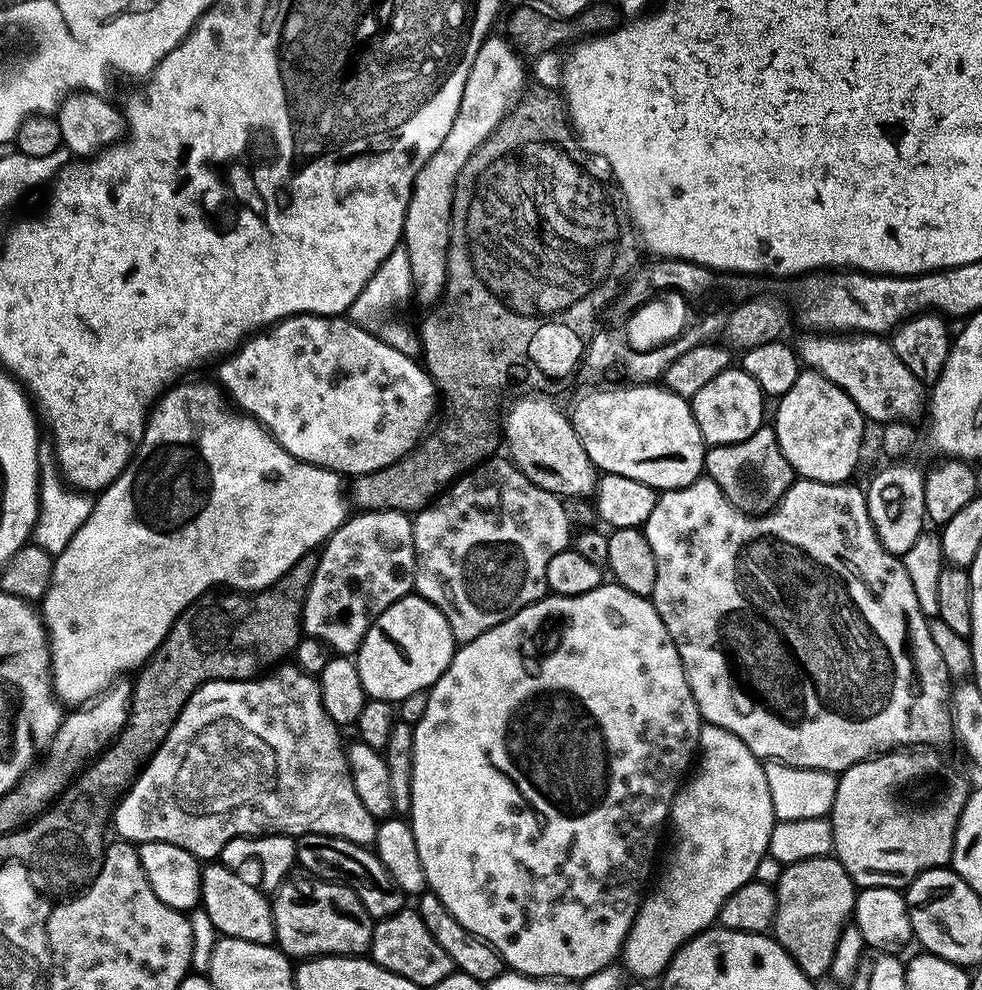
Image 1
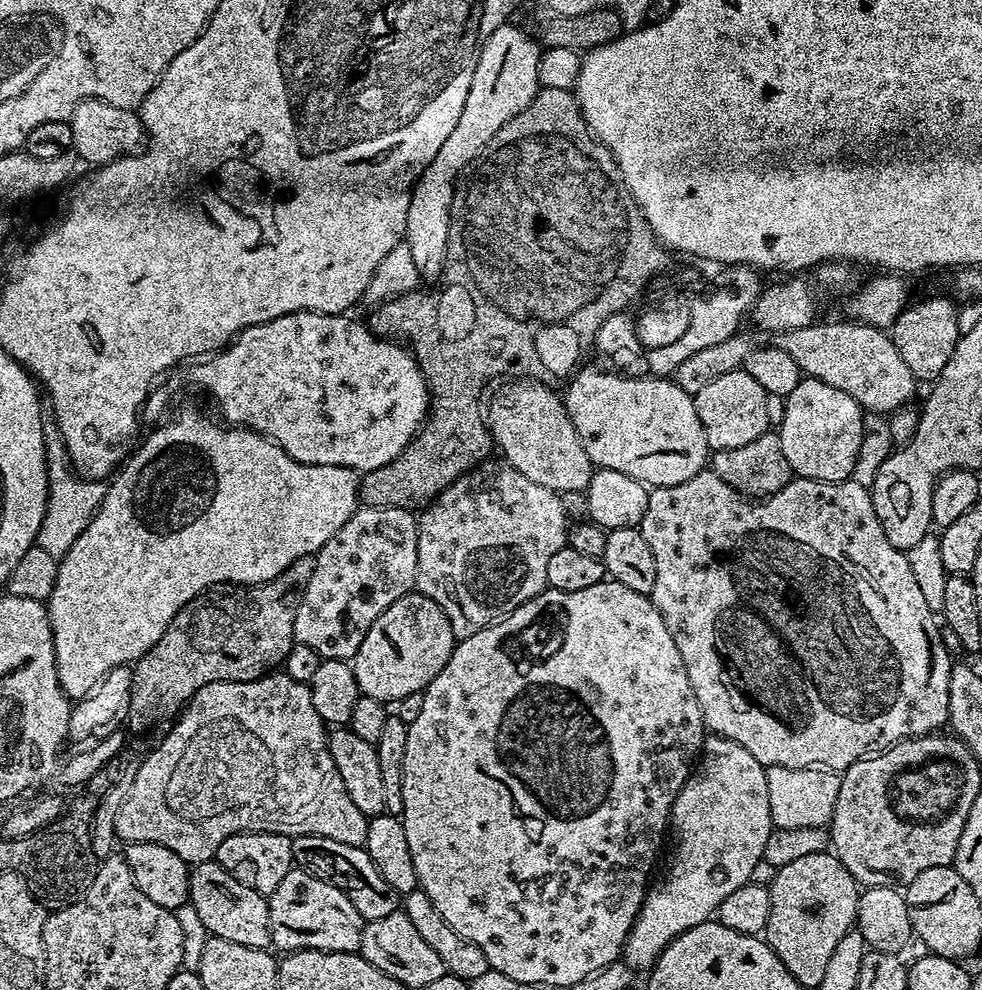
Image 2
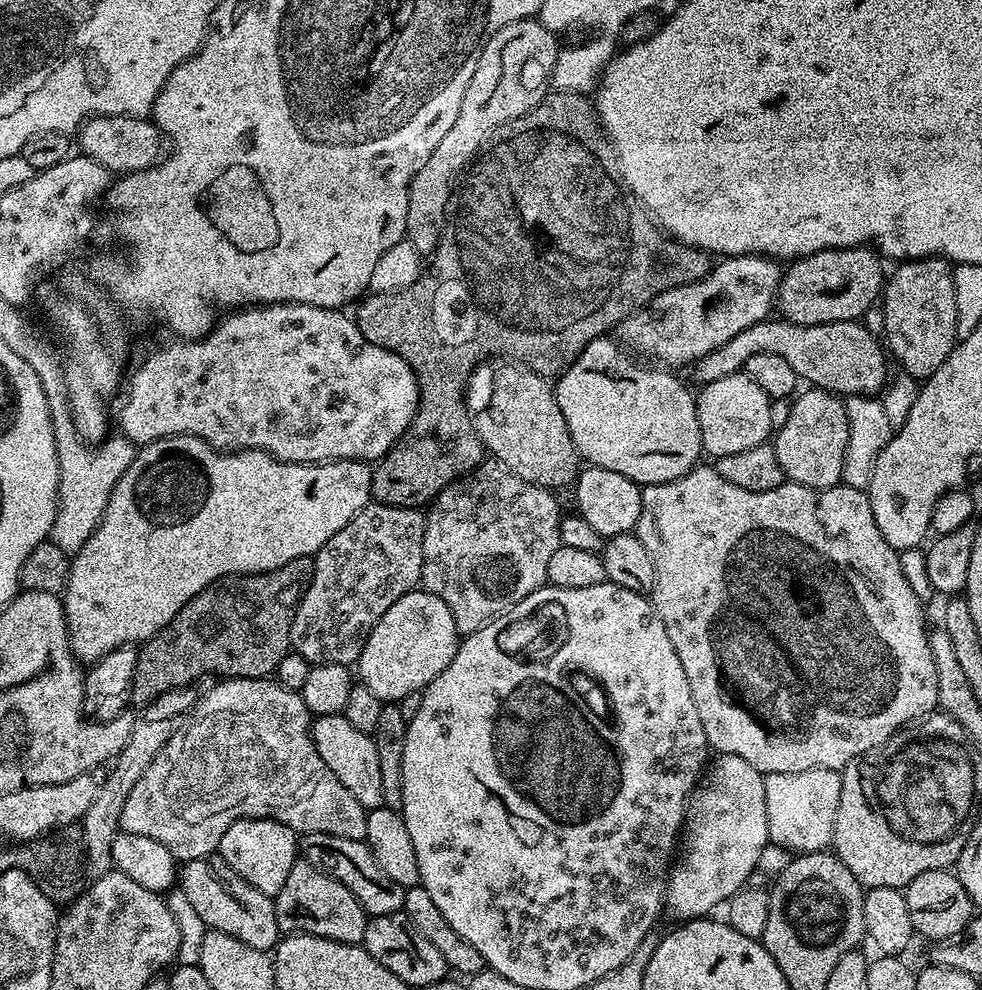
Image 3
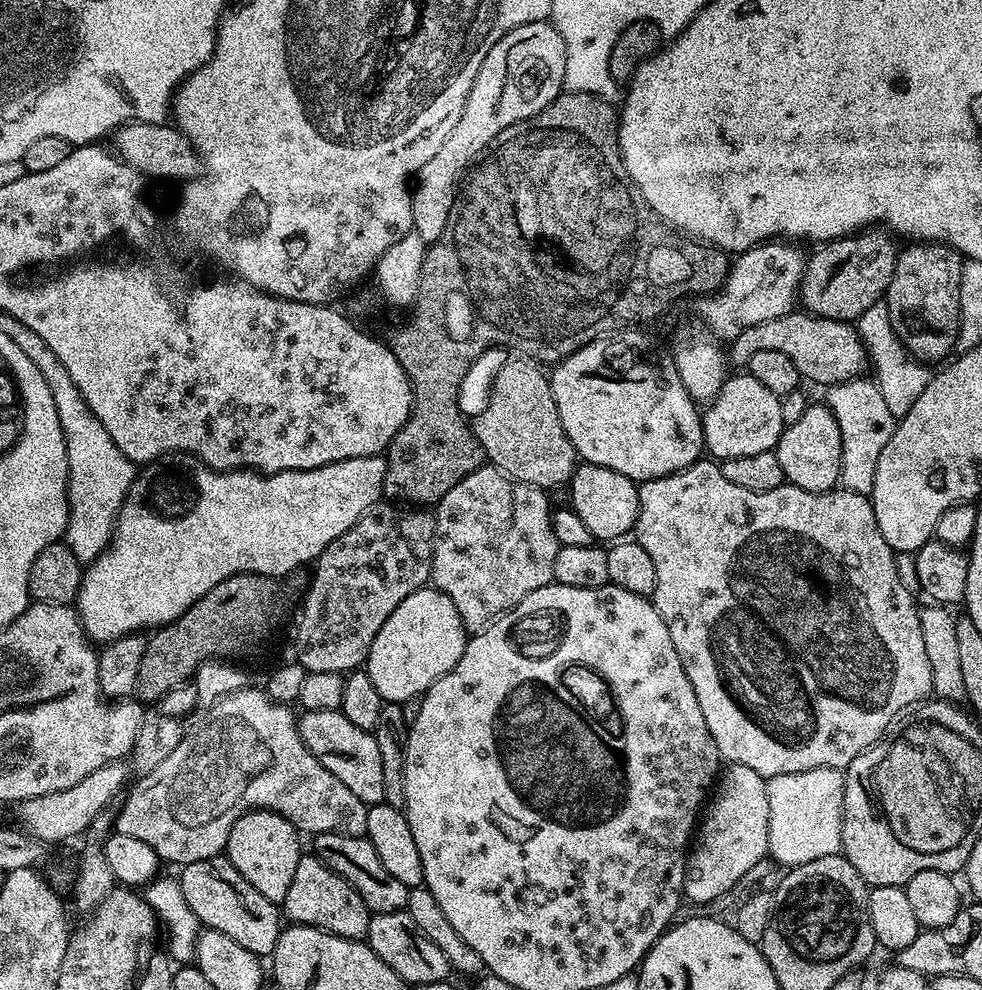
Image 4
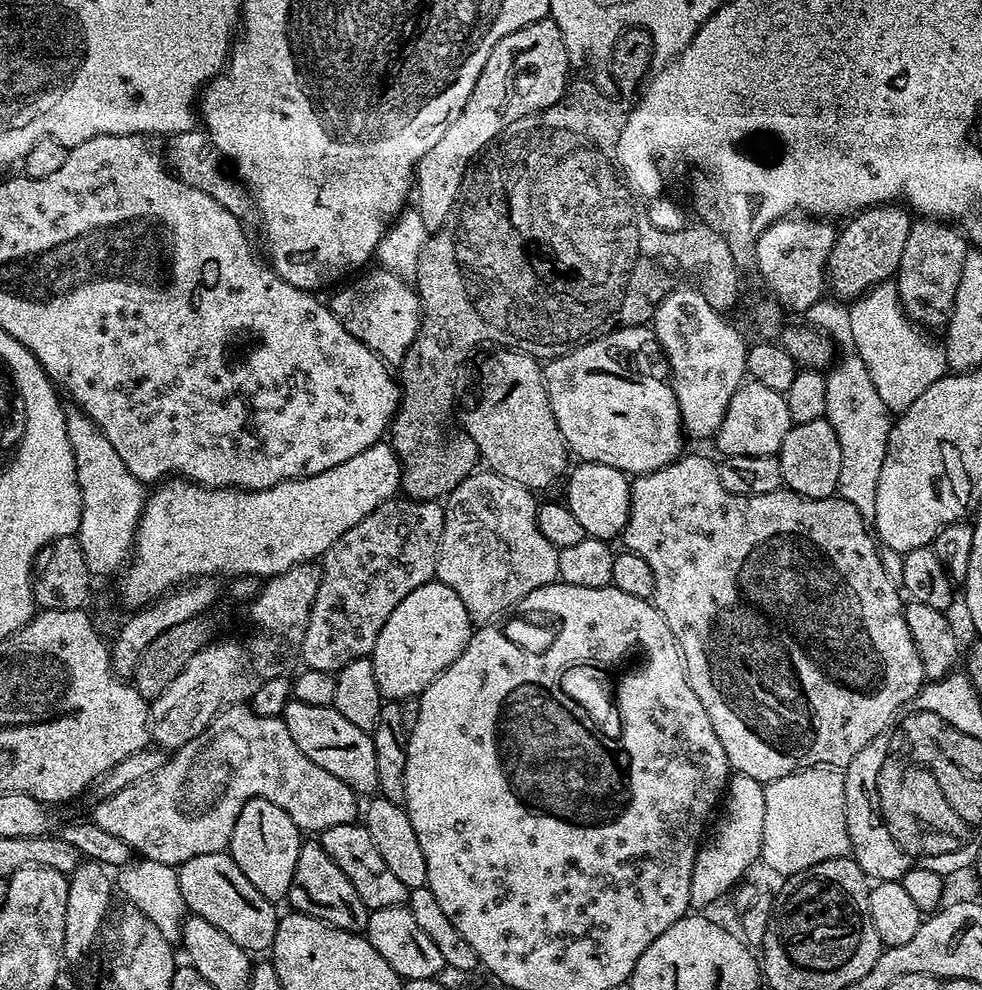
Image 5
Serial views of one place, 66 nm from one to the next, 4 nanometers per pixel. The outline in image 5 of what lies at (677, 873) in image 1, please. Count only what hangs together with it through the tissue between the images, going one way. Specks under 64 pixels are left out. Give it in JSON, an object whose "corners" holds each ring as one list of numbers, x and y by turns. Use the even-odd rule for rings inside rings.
{"corners":[[735,773,729,779,727,789,722,797,722,807,719,809,718,819,715,821,716,829,714,829,714,824,710,835,701,843,696,855,694,874,690,882,690,898,693,909,704,910,707,904,722,899,728,891,729,895,745,879,744,871,752,863,757,863,760,860,762,826,765,822,766,794,764,785,746,774]]}

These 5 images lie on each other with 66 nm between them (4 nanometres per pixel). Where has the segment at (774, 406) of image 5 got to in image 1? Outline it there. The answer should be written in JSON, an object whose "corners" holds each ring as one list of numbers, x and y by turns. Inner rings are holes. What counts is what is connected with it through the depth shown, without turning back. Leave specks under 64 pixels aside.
{"corners":[[730,366,725,372,711,376,690,398,692,413,698,422,698,430,709,445,733,444,745,440,764,423,763,390,739,366]]}

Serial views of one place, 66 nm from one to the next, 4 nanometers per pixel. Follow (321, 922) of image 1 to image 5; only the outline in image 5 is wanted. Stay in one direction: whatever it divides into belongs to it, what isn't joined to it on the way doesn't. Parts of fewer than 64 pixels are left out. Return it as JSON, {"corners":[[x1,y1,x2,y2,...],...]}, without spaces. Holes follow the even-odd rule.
{"corners":[[319,842,301,843,298,866,294,866,294,882,290,886,286,900,287,903,292,903,291,907,295,911,305,912,307,916,318,918,338,930,363,933,368,927,369,908,362,902,362,898,358,898,358,890,354,890,354,886,350,886,350,878,346,878,346,874,342,874,342,870,338,870,338,866,334,866,334,858,330,858,330,854,326,854,326,850,322,850]]}

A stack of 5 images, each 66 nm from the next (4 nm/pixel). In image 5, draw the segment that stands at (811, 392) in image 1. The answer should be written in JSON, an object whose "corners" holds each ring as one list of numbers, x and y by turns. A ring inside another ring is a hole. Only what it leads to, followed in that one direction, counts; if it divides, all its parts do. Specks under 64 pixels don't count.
{"corners":[[826,418,793,424,778,455,782,466,783,487,787,491,815,500,837,495,838,470,842,470,842,446,838,446,838,434,834,434,834,426,830,426]]}

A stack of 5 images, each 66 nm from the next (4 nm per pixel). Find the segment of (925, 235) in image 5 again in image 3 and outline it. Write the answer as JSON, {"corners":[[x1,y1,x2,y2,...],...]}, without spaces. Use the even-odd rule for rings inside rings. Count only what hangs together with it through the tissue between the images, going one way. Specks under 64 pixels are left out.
{"corners":[[928,256,924,260,905,260,895,265,896,269,891,269,890,275,887,277,884,290,882,293,882,311,884,313,884,330,882,333,883,343,886,345,887,351,890,353,891,359,901,364,903,375,912,376,916,381,923,382,929,376,934,374,934,370,938,370,938,366,942,366,942,362,946,362,946,358,956,349,958,339,955,328,955,282,953,280,953,265,949,261,938,257]]}

